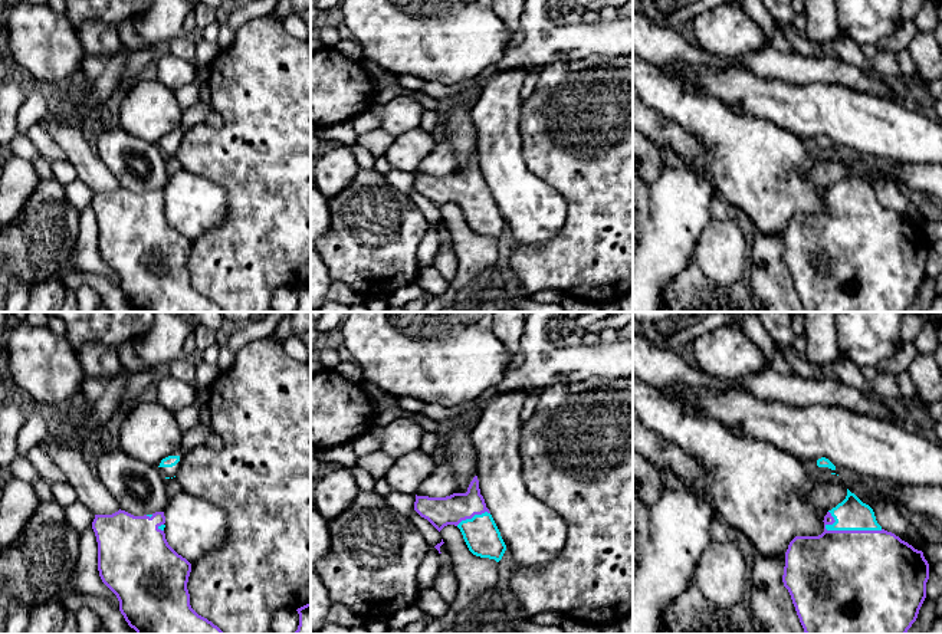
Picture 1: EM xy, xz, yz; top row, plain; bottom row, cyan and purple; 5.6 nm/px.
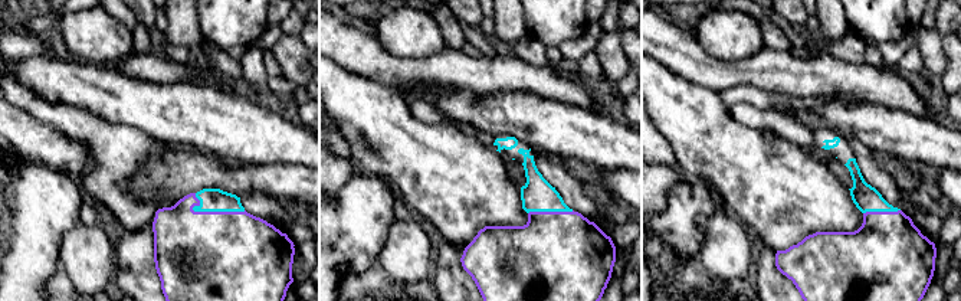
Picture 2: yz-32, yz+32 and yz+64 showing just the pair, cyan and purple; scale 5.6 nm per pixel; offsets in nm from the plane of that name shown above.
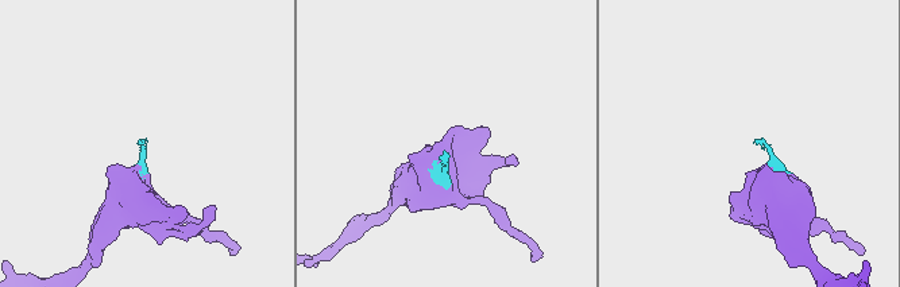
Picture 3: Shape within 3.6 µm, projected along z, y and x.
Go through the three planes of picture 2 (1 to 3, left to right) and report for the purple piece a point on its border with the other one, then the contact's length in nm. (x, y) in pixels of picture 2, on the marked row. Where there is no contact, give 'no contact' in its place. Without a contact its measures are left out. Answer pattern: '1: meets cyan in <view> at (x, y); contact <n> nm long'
1: meets cyan in yz-32 at (219, 210); contact 300 nm long
2: meets cyan in yz+32 at (550, 210); contact 260 nm long
3: meets cyan in yz+64 at (881, 210); contact 200 nm long

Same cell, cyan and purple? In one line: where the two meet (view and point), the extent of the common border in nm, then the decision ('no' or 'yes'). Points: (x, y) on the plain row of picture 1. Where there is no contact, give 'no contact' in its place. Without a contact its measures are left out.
yz (853, 207) | 320 nm | yes

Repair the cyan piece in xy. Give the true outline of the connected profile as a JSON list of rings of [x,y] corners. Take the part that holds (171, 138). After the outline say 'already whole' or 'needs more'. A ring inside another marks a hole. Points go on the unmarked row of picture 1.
[[[181,125],[174,129],[171,134],[165,135],[161,138],[158,147],[163,150],[163,152],[165,154],[165,157],[173,157],[175,155],[180,142],[183,139],[184,131],[181,128]]] | needs more

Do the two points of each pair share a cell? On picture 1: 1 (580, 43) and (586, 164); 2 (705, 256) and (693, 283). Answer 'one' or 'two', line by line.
1: two
2: two

